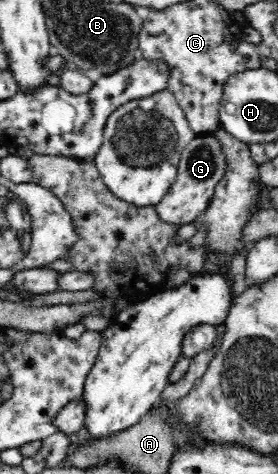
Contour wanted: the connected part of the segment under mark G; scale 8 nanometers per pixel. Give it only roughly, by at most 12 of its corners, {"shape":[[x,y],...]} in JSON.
{"shape":[[211,134],[181,151],[176,181],[155,205],[186,225],[205,213],[227,159]]}

